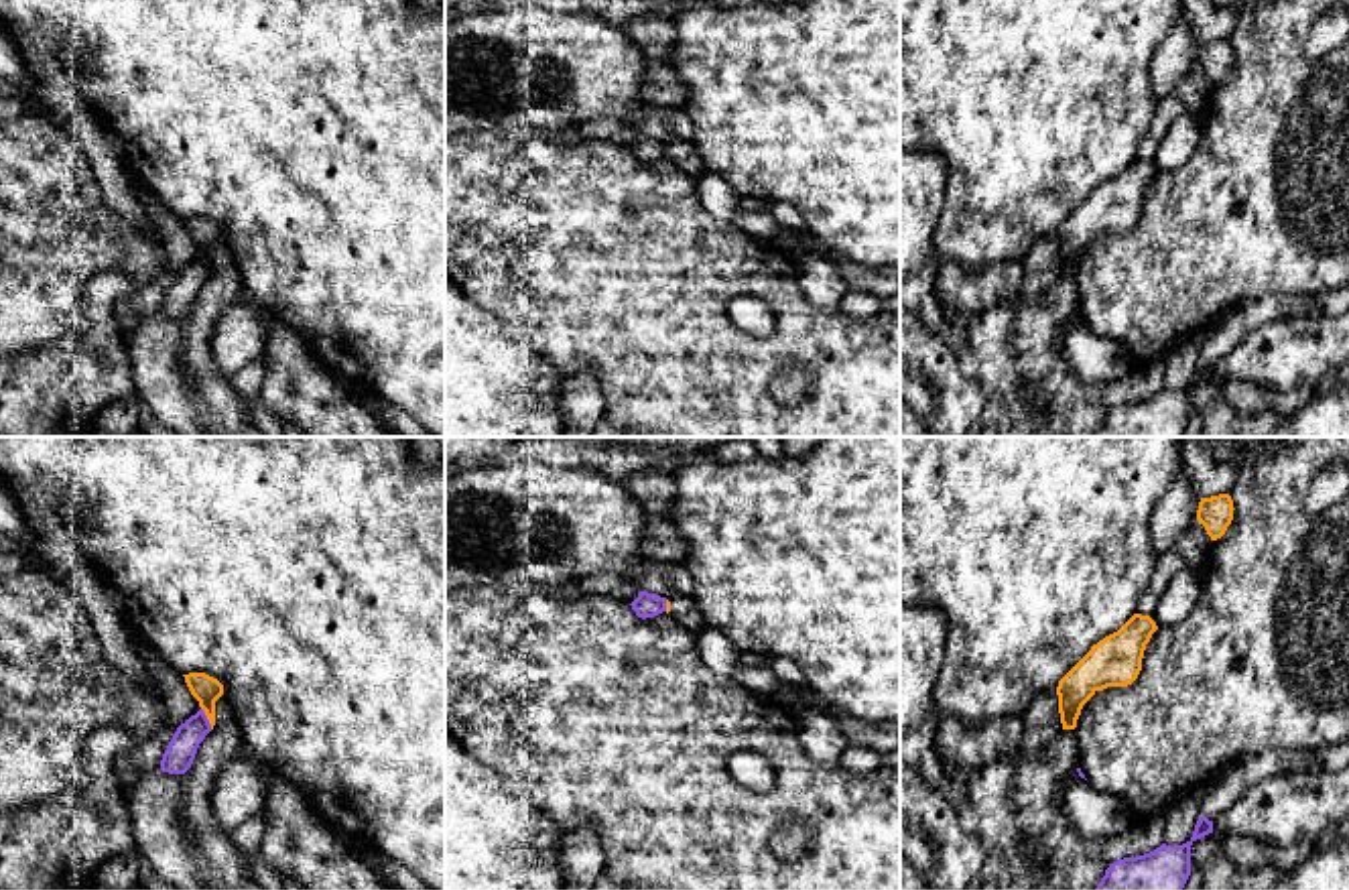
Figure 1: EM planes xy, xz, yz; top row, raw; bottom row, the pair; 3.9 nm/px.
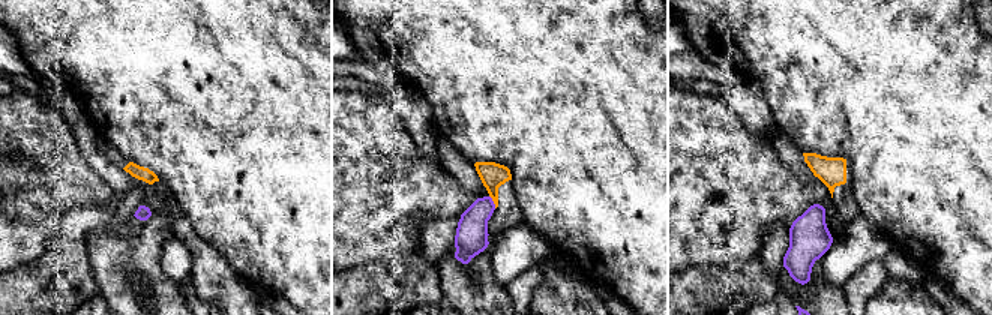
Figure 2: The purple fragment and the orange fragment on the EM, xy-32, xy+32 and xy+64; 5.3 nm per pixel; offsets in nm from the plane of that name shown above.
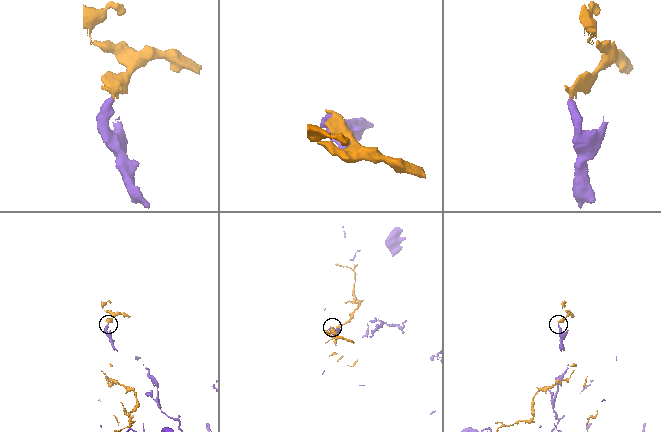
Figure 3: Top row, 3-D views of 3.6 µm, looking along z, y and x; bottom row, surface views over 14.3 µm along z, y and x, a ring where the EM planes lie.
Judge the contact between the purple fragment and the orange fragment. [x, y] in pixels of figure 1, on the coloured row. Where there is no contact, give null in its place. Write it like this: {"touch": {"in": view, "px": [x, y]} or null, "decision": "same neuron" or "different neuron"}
{"touch": {"in": "xy", "px": [206, 718]}, "decision": "different neuron"}

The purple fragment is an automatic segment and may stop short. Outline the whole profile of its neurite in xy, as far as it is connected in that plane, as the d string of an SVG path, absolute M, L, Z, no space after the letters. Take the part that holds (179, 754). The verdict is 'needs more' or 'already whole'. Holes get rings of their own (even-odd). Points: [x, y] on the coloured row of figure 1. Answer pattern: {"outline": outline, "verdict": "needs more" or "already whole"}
{"outline": "M199 709L195 715L191 715L185 723L177 727L173 740L163 754L160 770L169 774L185 774L195 760L199 744L209 732L211 723L205 711Z", "verdict": "already whole"}

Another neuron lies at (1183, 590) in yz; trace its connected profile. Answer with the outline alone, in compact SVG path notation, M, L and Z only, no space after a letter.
M1191 567L1172 575L1164 595L1158 599L1158 608L1152 616L1156 626L1176 626L1195 608L1201 593L1203 573Z

